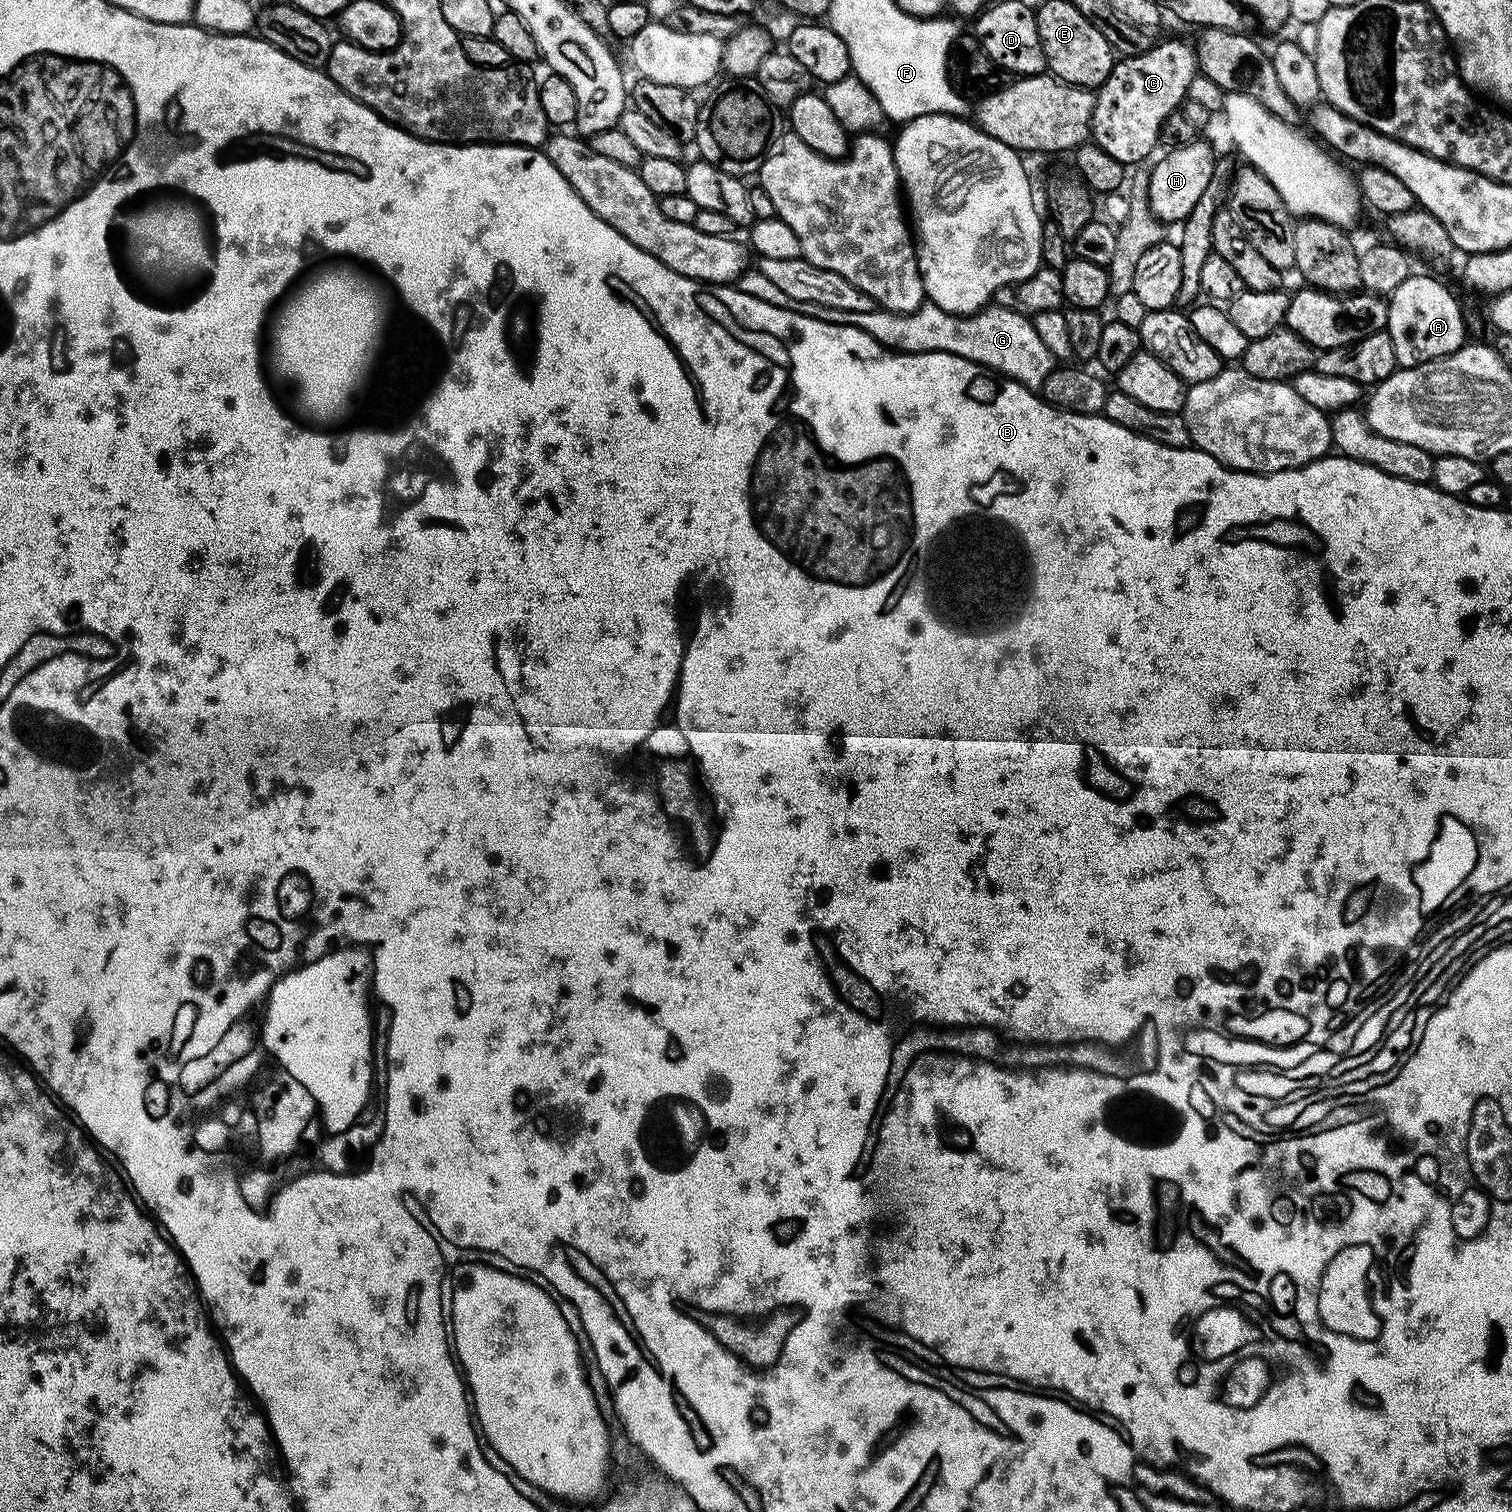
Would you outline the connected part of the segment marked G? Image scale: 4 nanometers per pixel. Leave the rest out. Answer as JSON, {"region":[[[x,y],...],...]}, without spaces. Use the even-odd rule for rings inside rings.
{"region":[[[745,270],[739,278],[738,287],[742,294],[750,294],[762,302],[770,302],[770,306],[778,306],[803,316],[818,318],[818,322],[830,322],[862,330],[889,350],[949,352],[972,360],[1001,376],[1008,377],[1009,380],[1017,380],[1019,384],[1025,384],[1027,388],[1033,390],[1043,389],[1046,378],[1054,367],[1054,358],[1050,350],[1046,350],[1042,338],[1038,338],[1038,330],[1034,330],[1031,319],[1014,310],[985,306],[970,316],[955,316],[931,302],[921,304],[920,308],[913,312],[834,310],[810,302],[798,302],[798,298],[789,298],[780,287],[770,282],[770,278],[766,278],[766,274],[758,270]]]}

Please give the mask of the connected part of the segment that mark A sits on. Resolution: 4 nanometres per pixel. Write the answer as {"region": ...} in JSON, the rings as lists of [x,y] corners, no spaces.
{"region":[[[1411,274],[1405,278],[1390,295],[1388,300],[1388,327],[1390,342],[1394,342],[1394,354],[1399,367],[1413,368],[1431,360],[1454,354],[1466,343],[1464,337],[1464,312],[1456,301],[1456,296],[1444,284],[1439,284],[1432,276],[1417,276]]]}

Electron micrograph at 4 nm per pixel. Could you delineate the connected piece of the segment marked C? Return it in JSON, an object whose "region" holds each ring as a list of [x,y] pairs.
{"region":[[[1182,40],[1154,44],[1136,55],[1117,59],[1106,82],[1095,93],[1091,139],[1106,150],[1110,158],[1118,158],[1118,162],[1125,166],[1147,161],[1147,156],[1158,148],[1162,122],[1181,107],[1195,76],[1198,76],[1198,56],[1193,45],[1191,48]]]}

